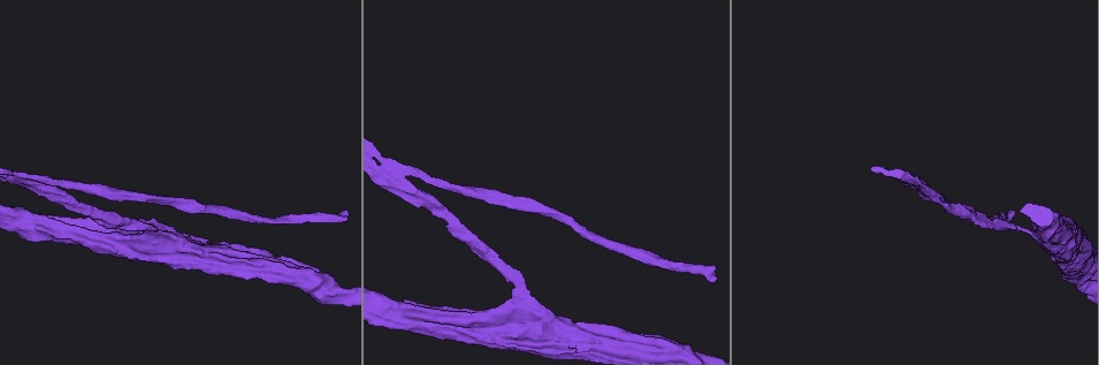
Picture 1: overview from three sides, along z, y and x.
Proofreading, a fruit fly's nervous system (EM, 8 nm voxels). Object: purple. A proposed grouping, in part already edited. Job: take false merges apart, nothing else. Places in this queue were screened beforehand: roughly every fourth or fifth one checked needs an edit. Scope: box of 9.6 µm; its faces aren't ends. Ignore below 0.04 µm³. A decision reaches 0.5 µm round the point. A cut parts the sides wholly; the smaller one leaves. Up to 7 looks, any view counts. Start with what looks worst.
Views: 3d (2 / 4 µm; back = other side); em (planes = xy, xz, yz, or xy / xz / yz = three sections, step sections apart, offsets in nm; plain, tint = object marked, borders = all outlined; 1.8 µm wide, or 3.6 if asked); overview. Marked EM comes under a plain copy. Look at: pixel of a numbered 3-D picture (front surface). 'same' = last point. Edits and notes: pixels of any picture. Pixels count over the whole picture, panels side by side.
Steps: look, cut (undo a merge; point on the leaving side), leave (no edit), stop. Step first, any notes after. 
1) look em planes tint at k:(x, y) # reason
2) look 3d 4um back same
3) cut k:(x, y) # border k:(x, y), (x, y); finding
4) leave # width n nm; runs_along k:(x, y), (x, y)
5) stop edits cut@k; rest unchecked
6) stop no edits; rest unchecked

look 3d 2um at 1:(37, 183)

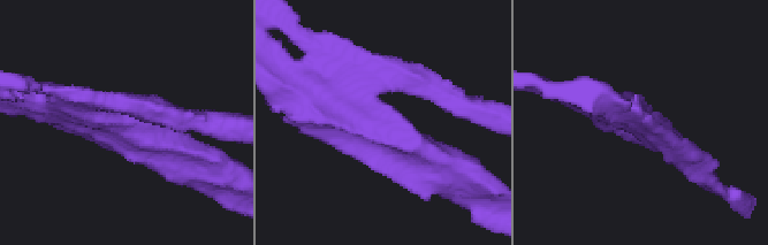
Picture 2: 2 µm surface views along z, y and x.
look em planes tint at 2:(640, 125) # now the EM

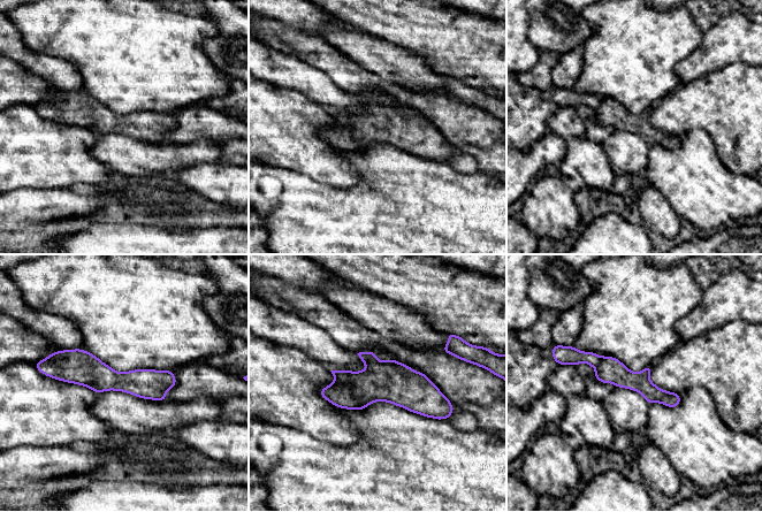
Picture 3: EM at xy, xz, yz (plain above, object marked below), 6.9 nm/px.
cut 3:(565, 354) # border 3:(601, 357), (601, 360), (594, 367); two cells meet here

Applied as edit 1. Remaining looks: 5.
look overview # see it whole again

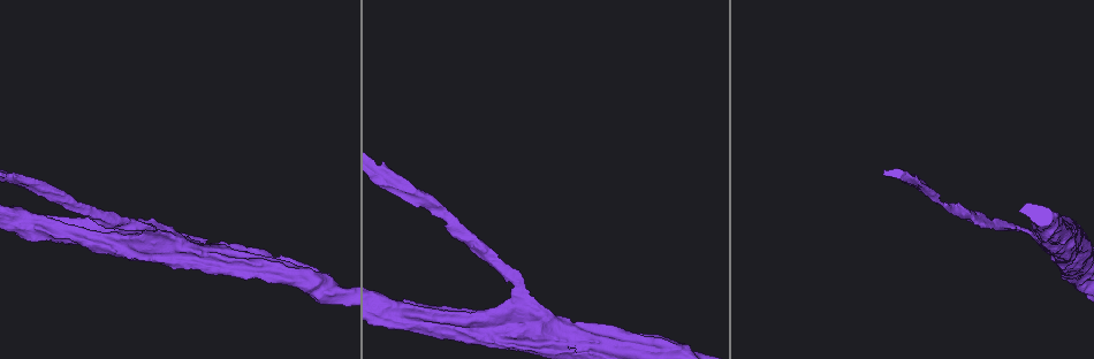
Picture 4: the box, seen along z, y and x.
look 3d 4um at 4:(632, 343) # abrupt turn

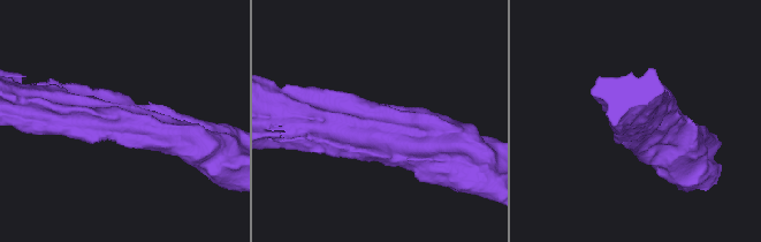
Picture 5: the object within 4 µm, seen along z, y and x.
look em 3.6um yz step 8 borders at 5:(118, 122) # need the tissue

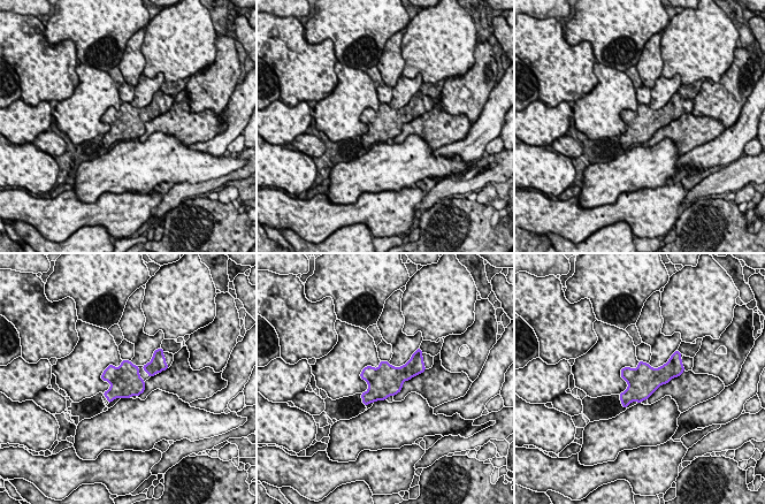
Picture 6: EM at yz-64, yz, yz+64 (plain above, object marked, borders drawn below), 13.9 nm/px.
leave # all the same cell

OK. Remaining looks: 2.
look em 3.6um yz step 16 tint at 4:(524, 308) # thin neck

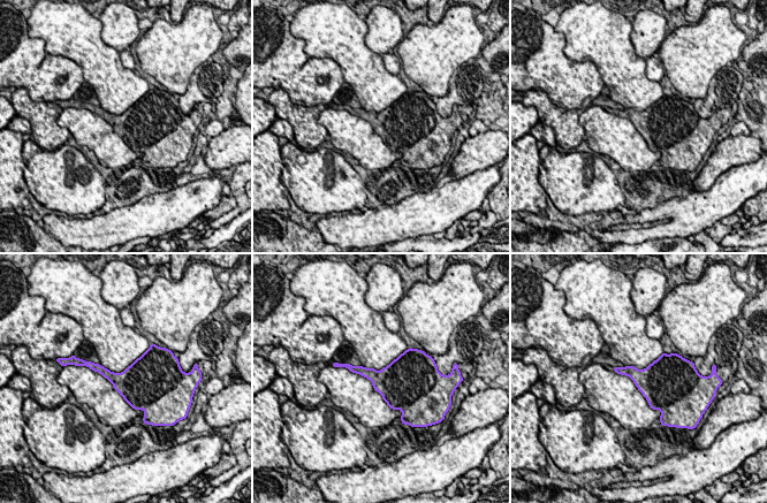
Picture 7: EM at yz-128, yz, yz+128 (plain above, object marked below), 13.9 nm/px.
leave # one cell here

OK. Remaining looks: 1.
stop edits cut@3; rest unchecked

